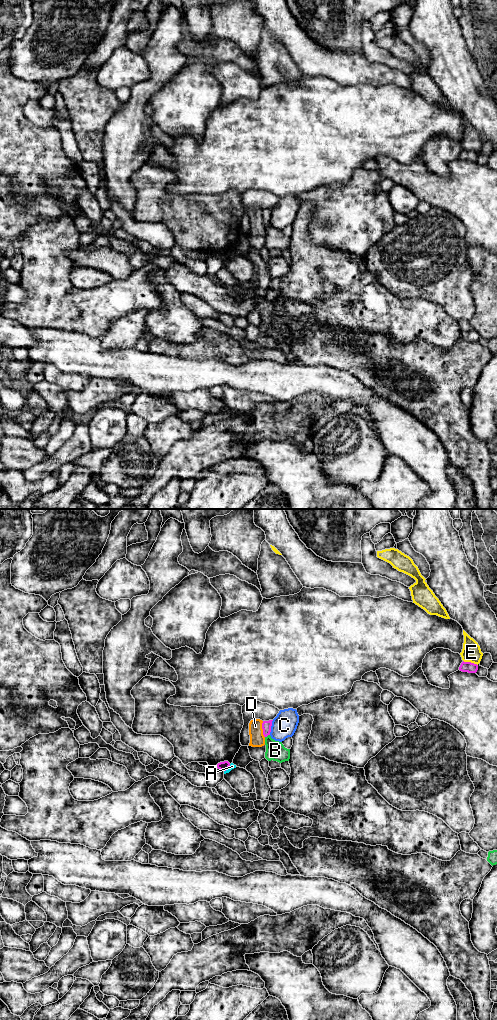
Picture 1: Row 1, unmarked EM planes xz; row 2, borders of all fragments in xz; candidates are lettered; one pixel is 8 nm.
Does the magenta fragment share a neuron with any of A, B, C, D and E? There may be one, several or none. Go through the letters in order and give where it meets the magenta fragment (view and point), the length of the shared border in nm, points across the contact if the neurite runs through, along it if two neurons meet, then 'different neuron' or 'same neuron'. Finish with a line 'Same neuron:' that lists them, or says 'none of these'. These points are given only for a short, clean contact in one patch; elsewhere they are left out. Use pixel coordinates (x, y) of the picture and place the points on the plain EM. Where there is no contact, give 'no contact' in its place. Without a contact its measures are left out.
A: meets magenta in xz at (227, 256); contact 80 nm long; border along xz (230, 252), (224, 259); different neuron
B: meets magenta in xz at (267, 223); contact 50 nm long; border along xz (269, 222), (265, 225); different neuron
C: meets magenta in xz at (270, 215); contact 120 nm long; different neuron
D: meets magenta in xz at (262, 216); contact 140 nm long; different neuron
E: meets magenta in xz at (470, 150); contact 130 nm long; different neuron
Same neuron: none of these

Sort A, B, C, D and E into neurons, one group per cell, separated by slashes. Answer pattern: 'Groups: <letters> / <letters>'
Groups: A / B / C / D / E

